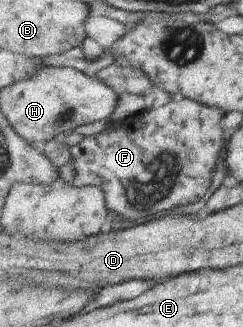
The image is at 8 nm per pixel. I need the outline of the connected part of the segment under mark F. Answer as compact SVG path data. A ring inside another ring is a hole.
M175 99L153 110L147 109L133 114L131 121L121 123L118 129L106 133L85 136L70 147L71 163L75 169L72 184L75 187L93 187L99 185L107 197L107 209L125 220L143 219L144 215L155 215L169 211L174 207L189 205L207 195L207 189L213 181L213 167L217 165L223 149L223 109L207 107L191 99Z

